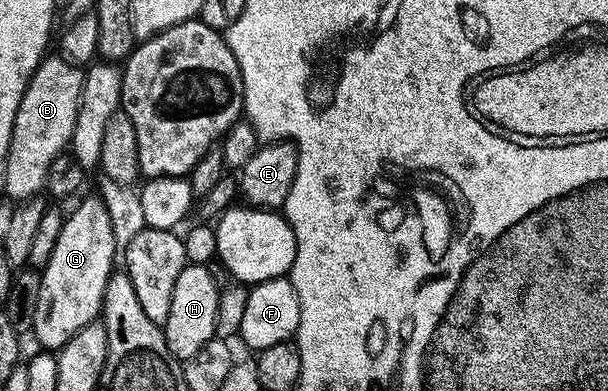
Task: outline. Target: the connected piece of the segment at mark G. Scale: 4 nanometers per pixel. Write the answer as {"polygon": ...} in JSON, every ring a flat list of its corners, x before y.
{"polygon":[[99,196,82,198,74,203,75,211,64,217,61,236,57,236,57,244,53,247,53,256,49,256,49,264,42,267,40,273,40,291,31,330,36,340,43,345,40,347,47,352,57,352,69,340,73,340,73,336,77,336,77,332,81,332,85,324,94,322,100,317,105,284,111,278,113,267,116,265,113,225,110,224,109,212,106,211,105,204]]}

